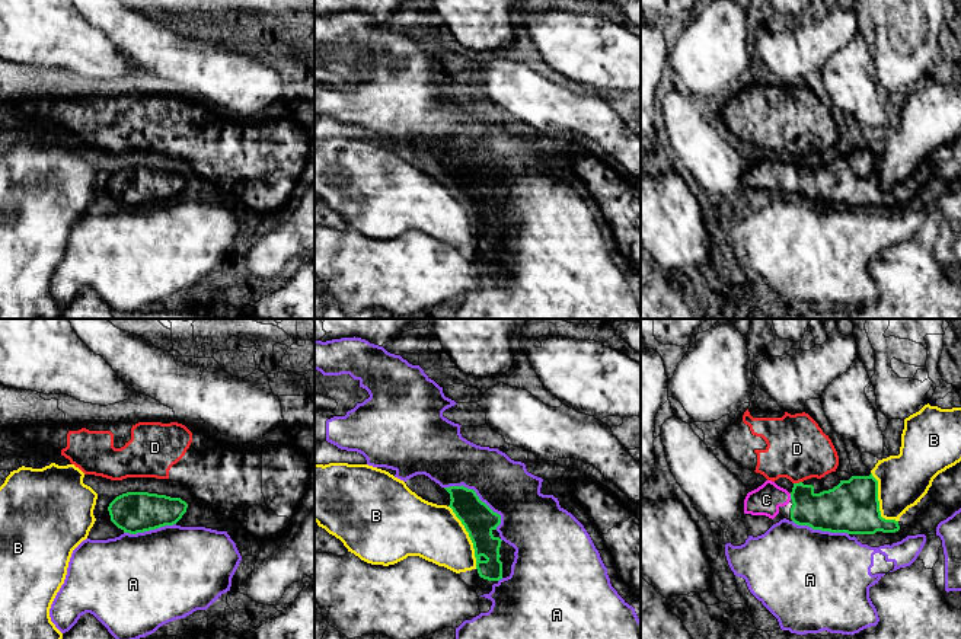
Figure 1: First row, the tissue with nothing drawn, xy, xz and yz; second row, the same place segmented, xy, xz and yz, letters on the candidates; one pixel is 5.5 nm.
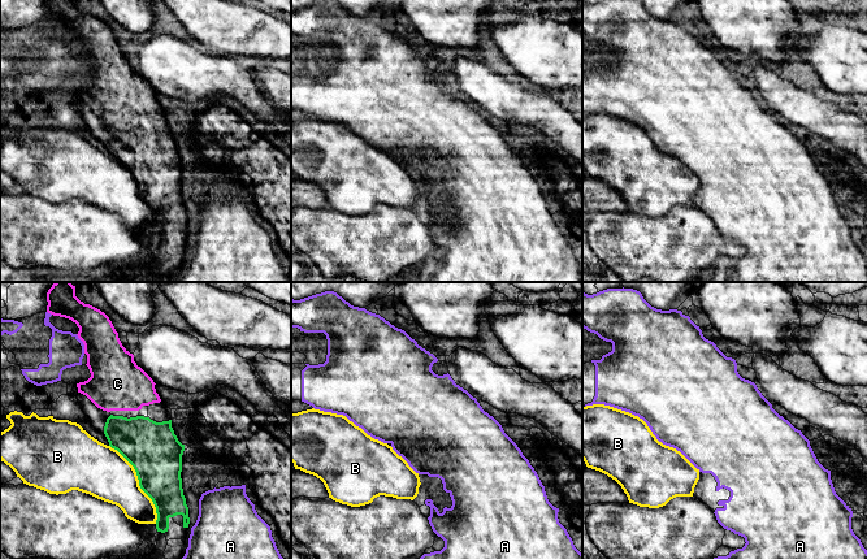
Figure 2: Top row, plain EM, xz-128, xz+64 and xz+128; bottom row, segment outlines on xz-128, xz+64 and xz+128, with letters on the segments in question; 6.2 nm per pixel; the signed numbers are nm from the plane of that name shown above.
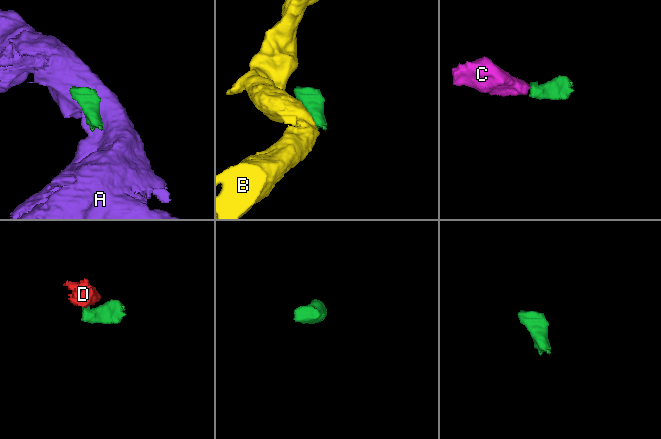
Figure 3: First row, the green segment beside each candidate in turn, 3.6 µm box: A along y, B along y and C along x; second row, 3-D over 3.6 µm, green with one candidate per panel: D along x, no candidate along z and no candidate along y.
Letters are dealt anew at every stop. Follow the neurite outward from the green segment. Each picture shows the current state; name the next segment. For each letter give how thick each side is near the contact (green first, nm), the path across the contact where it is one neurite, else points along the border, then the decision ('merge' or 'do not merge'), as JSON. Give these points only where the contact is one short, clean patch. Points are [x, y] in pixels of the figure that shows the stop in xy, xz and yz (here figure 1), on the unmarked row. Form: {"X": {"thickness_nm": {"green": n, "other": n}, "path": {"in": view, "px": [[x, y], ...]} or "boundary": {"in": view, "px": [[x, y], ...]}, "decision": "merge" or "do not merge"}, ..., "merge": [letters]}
{"A": {"thickness_nm": {"green": 180, "other": 300}, "decision": "do not merge"}, "B": {"thickness_nm": {"green": 180, "other": 300}, "decision": "do not merge"}, "C": {"thickness_nm": {"green": 240, "other": 160}, "path": {"in": "yz", "px": [[833, 184], [791, 171], [769, 171], [766, 173]]}, "decision": "merge"}, "D": {"thickness_nm": {"green": 240, "other": 340}, "decision": "do not merge"}, "merge": ["C"]}

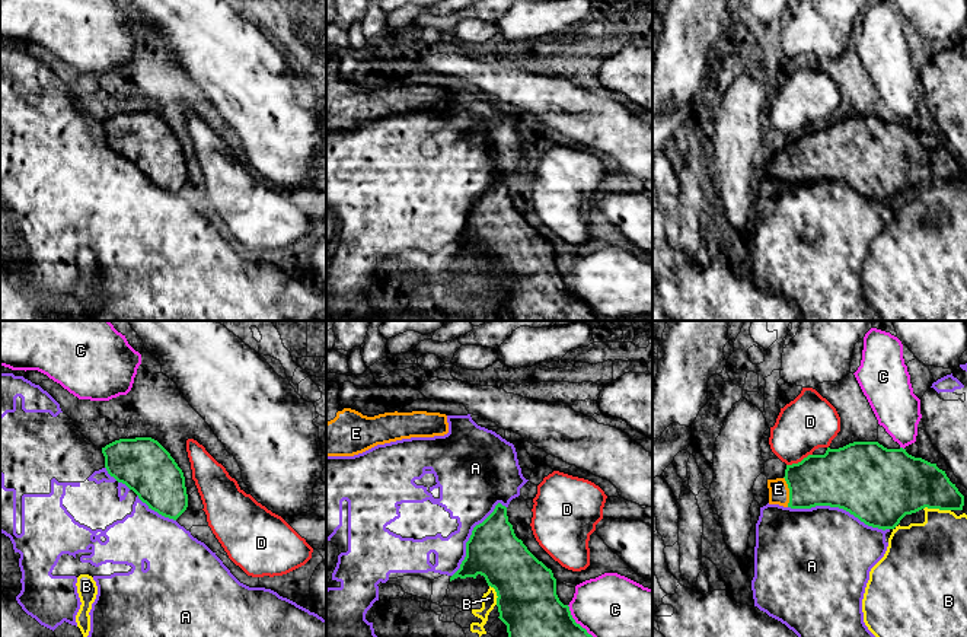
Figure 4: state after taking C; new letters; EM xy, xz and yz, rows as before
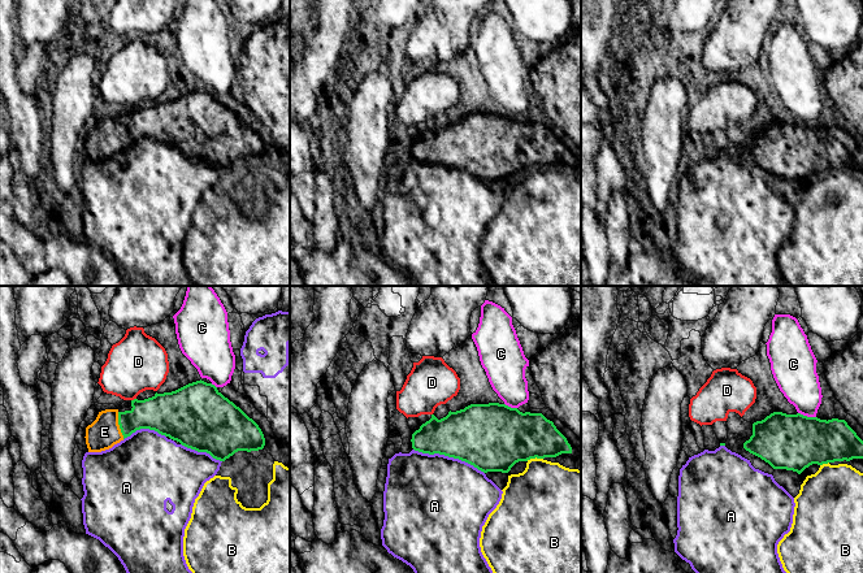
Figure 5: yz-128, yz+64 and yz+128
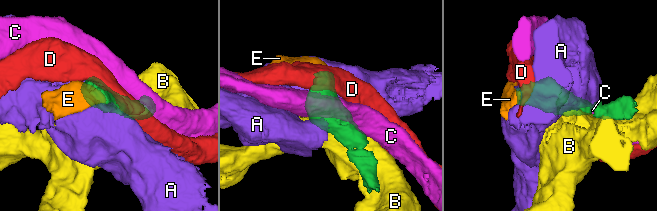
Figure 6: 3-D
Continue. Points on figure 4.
{"A": {"thickness_nm": {"green": 420, "other": 480}, "decision": "do not merge"}, "B": {"thickness_nm": {"green": 340, "other": 360}, "decision": "do not merge"}, "C": {"thickness_nm": {"green": 440, "other": 380}, "decision": "do not merge"}, "D": {"thickness_nm": {"green": 320, "other": 300}, "boundary": {"in": "yz", "px": [[811, 127], [787, 139]]}, "decision": "do not merge"}, "E": {"thickness_nm": {"green": 300, "other": 110}, "path": {"in": "yz", "px": [[833, 153], [816, 153], [790, 165], [778, 162]]}, "decision": "merge"}, "merge": ["E"]}

